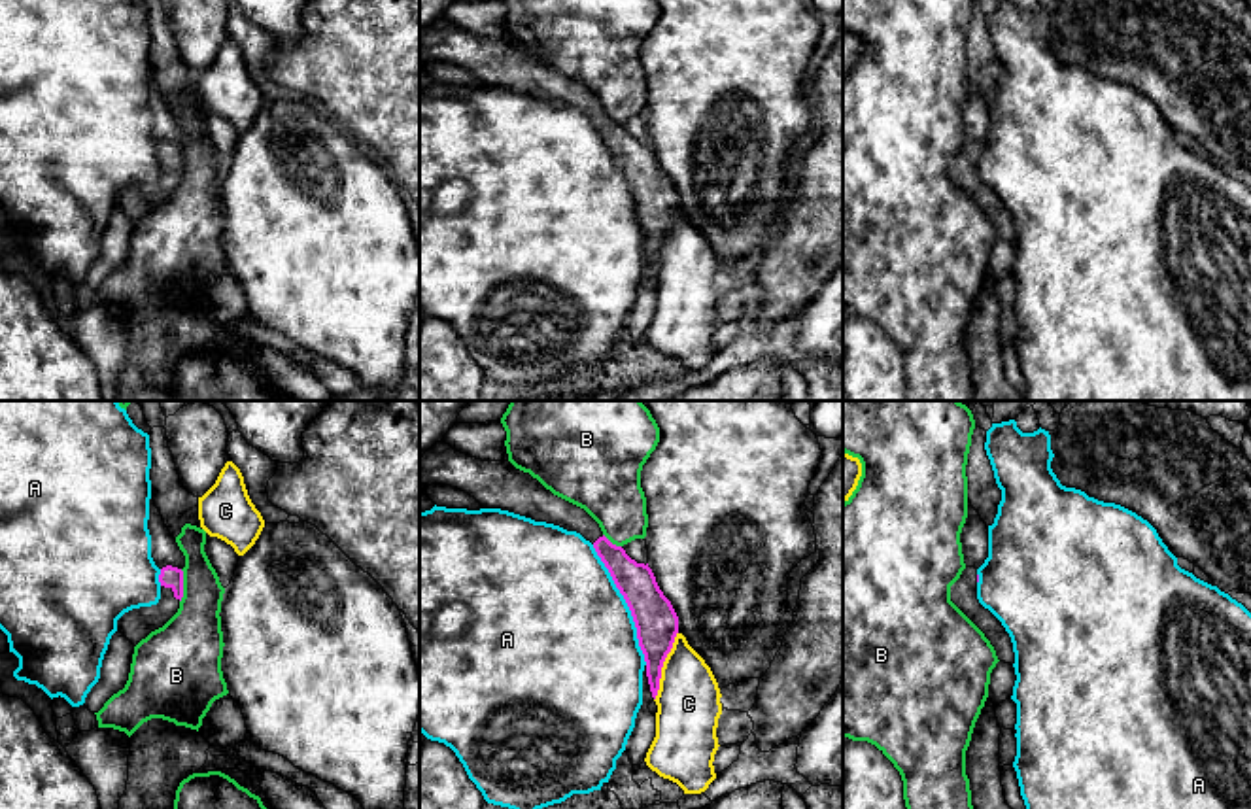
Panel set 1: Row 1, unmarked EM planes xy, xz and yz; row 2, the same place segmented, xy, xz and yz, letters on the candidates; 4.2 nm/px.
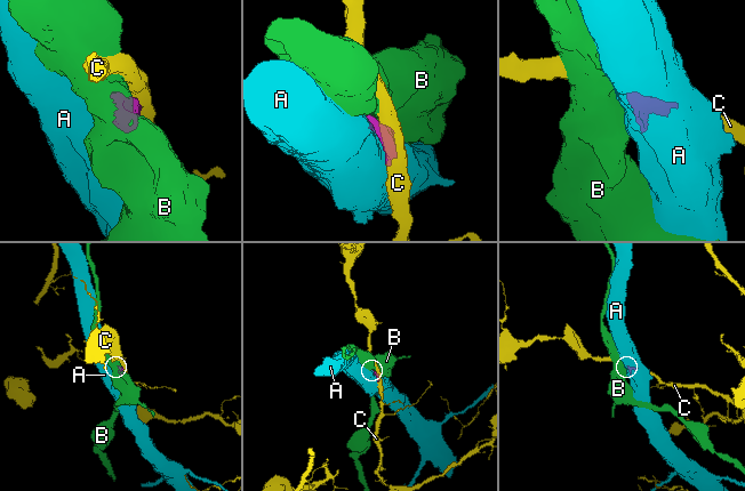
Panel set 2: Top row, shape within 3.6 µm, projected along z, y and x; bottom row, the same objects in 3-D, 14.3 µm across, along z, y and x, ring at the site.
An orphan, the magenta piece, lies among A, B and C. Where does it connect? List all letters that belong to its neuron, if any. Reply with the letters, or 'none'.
none

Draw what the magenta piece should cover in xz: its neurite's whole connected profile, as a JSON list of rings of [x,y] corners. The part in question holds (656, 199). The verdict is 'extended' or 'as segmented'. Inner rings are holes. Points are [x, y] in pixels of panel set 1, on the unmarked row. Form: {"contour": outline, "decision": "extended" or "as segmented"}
{"contour": [[[440,17],[420,36],[420,60],[452,62],[474,74],[482,85],[501,85],[554,100],[590,117],[631,187],[656,276],[663,238],[678,210],[678,193],[648,140],[631,136],[622,123],[603,112],[599,100],[584,85],[554,72],[510,38],[482,38]]], "decision": "extended"}

